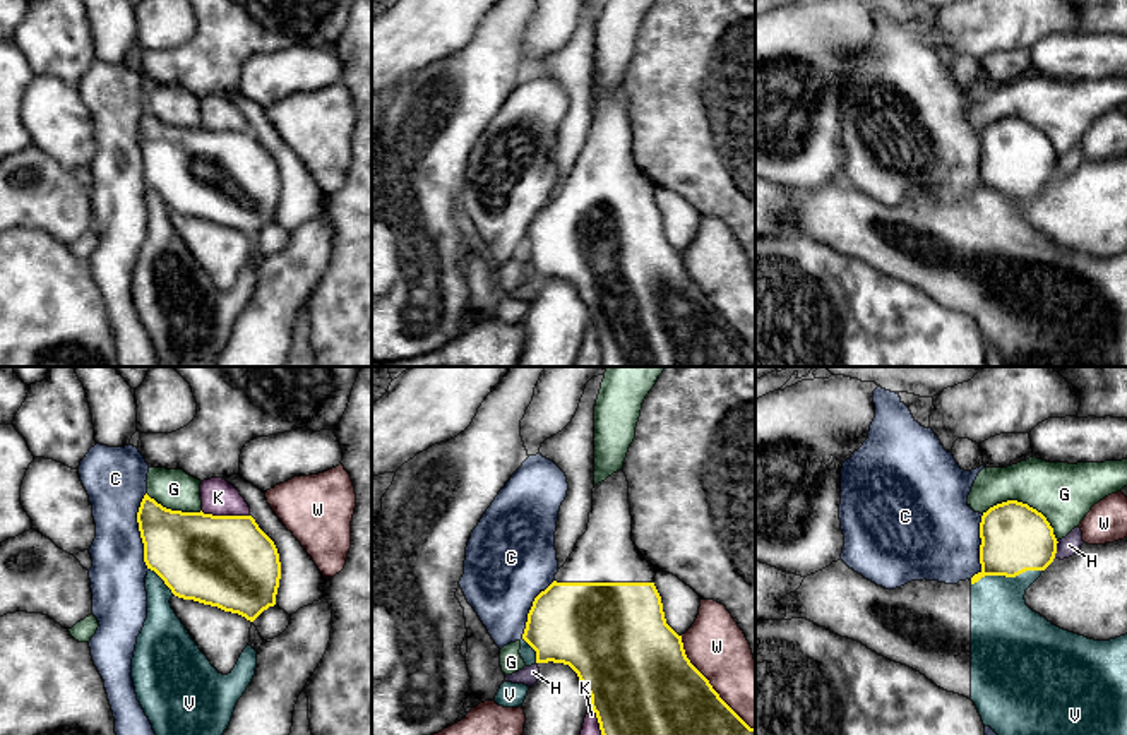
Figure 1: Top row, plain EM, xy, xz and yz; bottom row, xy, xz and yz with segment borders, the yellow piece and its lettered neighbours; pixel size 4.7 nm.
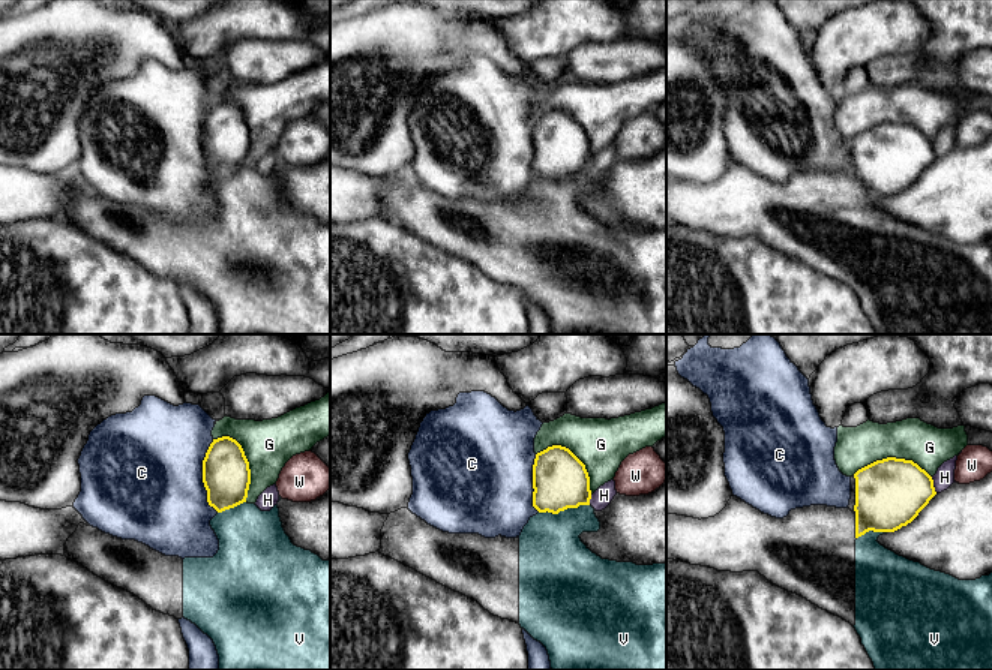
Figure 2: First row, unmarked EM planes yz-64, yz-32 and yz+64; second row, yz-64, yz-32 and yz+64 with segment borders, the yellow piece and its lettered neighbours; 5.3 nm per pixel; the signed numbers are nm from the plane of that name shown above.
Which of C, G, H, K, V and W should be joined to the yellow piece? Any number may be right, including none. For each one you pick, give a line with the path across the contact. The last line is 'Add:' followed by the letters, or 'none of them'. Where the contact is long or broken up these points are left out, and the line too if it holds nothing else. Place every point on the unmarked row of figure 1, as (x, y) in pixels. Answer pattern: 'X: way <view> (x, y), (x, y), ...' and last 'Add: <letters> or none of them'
Add: none of them

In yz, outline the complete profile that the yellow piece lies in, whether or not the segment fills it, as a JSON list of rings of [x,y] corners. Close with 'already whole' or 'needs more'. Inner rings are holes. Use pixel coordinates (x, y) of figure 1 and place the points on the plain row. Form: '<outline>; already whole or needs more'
[[[1017,117],[983,128],[980,154],[981,187],[971,194],[971,200],[985,192],[1016,194],[1026,187],[1045,187],[1058,159],[1046,134]]]; already whole

